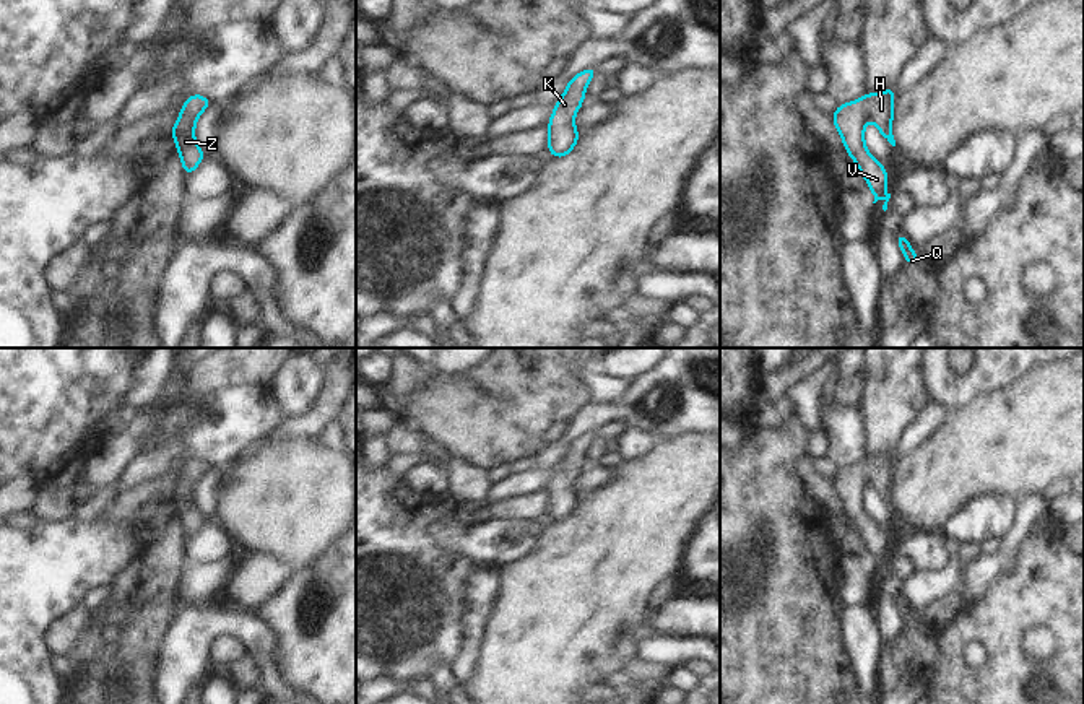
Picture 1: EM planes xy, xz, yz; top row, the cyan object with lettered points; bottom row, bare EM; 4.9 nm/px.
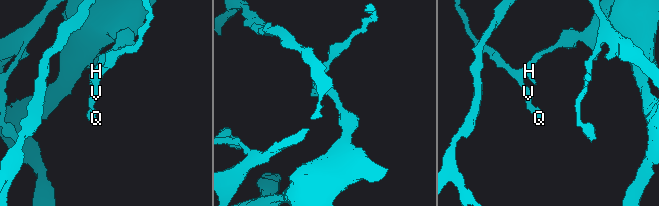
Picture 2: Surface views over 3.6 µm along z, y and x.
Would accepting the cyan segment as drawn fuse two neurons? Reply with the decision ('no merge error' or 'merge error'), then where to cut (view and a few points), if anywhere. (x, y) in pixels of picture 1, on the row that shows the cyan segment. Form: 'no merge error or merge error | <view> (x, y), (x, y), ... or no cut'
no merge error | no cut

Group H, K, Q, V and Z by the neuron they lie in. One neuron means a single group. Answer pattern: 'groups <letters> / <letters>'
groups H K Q V Z

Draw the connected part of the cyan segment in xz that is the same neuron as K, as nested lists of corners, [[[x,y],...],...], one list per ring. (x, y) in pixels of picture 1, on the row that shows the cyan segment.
[[[596,67],[577,73],[567,83],[564,94],[556,99],[556,107],[548,122],[549,140],[546,146],[554,158],[567,156],[579,141],[579,130],[574,124],[574,117],[583,104],[587,86],[595,73]]]

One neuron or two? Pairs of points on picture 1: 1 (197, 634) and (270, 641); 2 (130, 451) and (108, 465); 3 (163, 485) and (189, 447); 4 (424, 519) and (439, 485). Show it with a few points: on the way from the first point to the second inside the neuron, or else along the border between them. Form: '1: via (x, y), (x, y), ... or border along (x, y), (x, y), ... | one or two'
1: via (215, 626), (252, 628) | one
2: via (125, 451), (112, 460) | one
3: border along (181, 467), (137, 488) | two
4: border along (403, 475), (423, 491), (439, 495) | two

